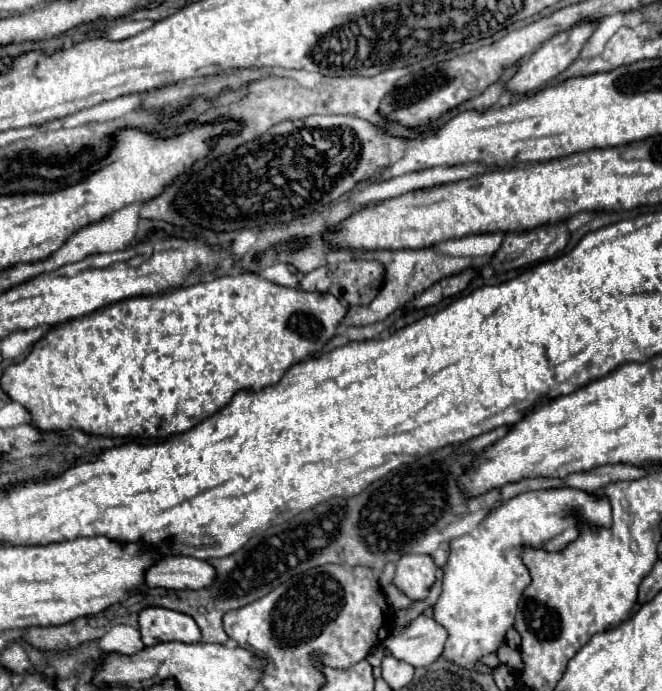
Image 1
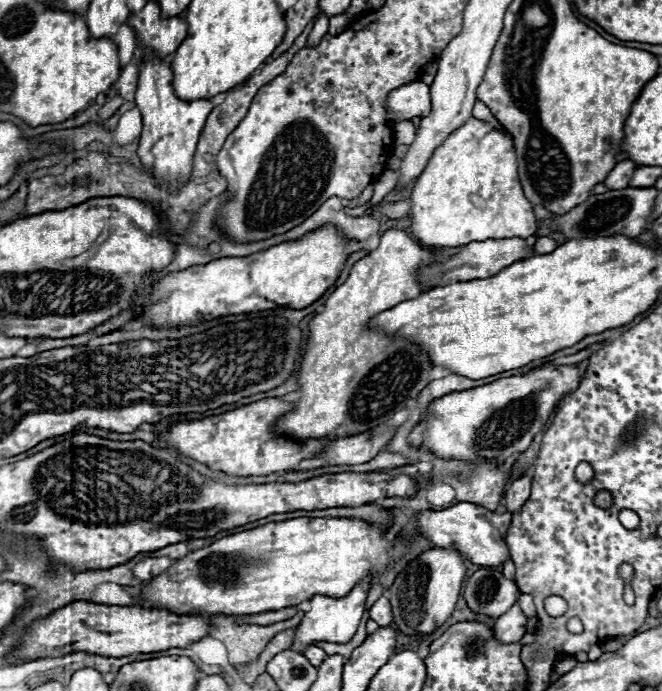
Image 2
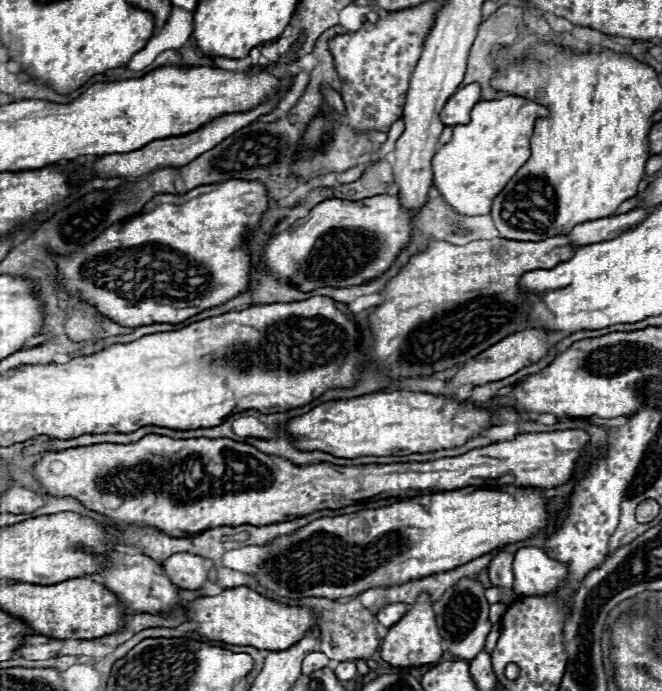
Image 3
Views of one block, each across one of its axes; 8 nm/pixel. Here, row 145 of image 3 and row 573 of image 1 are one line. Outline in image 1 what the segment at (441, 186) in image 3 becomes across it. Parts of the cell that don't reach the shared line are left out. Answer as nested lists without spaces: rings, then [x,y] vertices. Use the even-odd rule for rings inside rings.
[[[560,486],[560,488],[532,490],[532,492],[518,494],[508,502],[504,502],[494,512],[490,512],[472,532],[450,540],[450,558],[444,566],[444,576],[442,576],[442,596],[434,604],[436,622],[442,624],[450,634],[446,640],[444,656],[456,662],[458,666],[490,672],[488,666],[480,664],[480,656],[496,652],[496,648],[504,642],[508,628],[514,626],[516,604],[522,596],[522,590],[530,584],[528,568],[522,562],[524,548],[544,548],[546,552],[560,552],[580,536],[582,524],[610,528],[612,526],[610,500],[606,496],[598,498],[596,494],[586,490]]]

